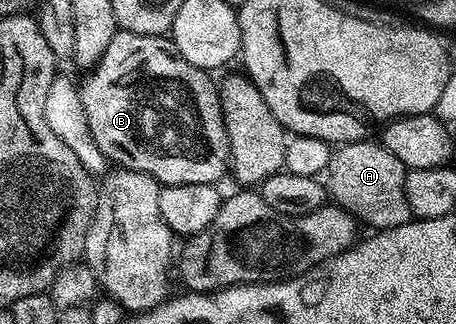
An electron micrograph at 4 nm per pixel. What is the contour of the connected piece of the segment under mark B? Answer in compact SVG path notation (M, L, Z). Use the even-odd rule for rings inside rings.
M116 31L113 42L109 42L109 50L101 58L101 62L90 69L88 78L81 84L79 97L85 110L85 118L89 122L89 130L93 134L93 142L101 150L101 154L107 157L112 165L125 168L133 172L144 172L159 181L160 185L169 184L215 184L219 178L228 173L231 157L231 147L228 142L228 131L225 130L224 116L221 114L220 98L216 81L211 80L206 71L189 62L175 51L172 41L166 35L161 36L142 36L136 32Z

